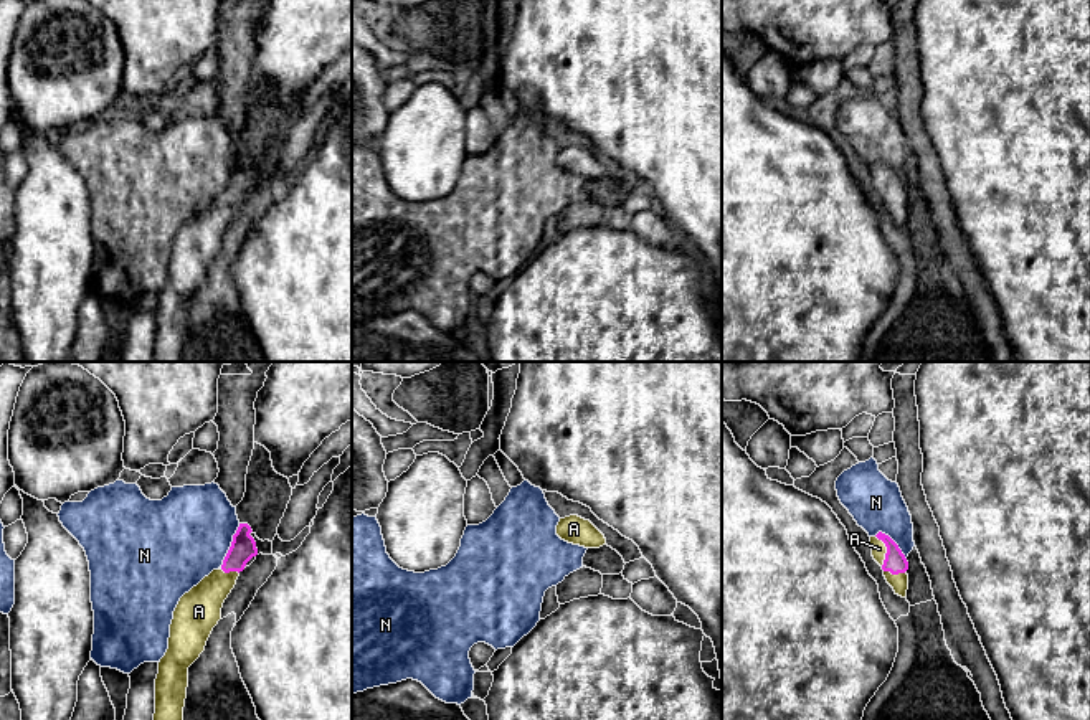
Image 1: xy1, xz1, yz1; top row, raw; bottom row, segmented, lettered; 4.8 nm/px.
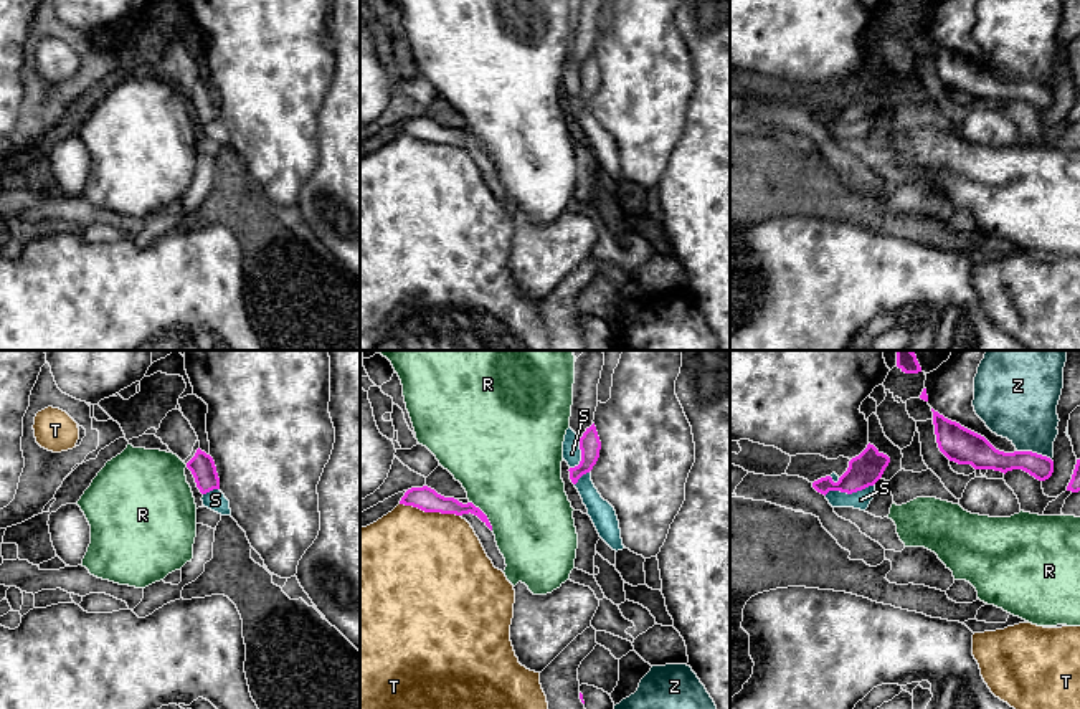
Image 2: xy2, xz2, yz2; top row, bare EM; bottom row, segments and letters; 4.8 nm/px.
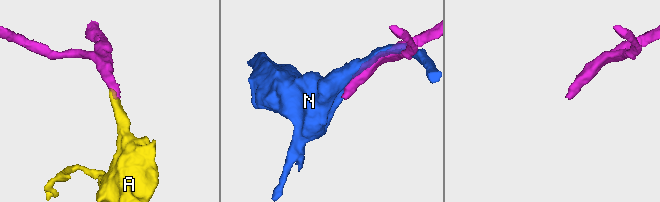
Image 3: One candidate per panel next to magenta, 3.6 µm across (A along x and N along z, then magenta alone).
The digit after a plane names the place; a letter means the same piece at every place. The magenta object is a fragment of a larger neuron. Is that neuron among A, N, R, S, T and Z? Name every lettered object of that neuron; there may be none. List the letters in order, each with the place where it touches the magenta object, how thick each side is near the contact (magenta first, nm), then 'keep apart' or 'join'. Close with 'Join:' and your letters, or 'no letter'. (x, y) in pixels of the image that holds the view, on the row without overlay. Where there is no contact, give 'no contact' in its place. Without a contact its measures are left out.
A: yz1 (887, 180) | 110/70 nm | join
N: xy1 (230, 177) | 130/440 nm | keep apart
R: xz2 (484, 144) | 100/480 nm | keep apart
S: yz2 (849, 123) | 160/90 nm | keep apart
T: xz2 (430, 141) | 120/500 nm | keep apart
Z: yz2 (1034, 83) | 140/360 nm | keep apart
Join: A

